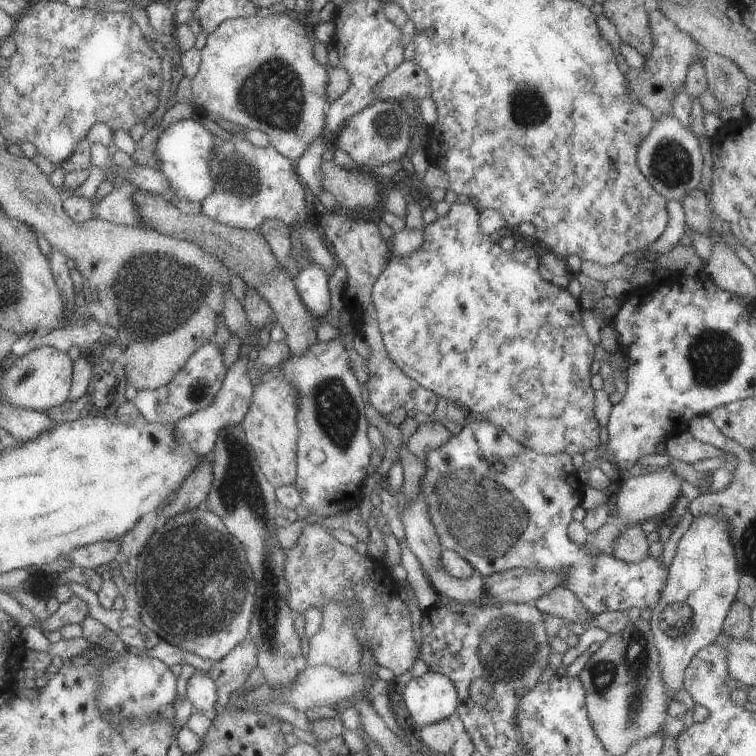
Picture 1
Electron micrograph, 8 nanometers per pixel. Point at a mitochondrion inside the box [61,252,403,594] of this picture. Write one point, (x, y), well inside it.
(334, 408)

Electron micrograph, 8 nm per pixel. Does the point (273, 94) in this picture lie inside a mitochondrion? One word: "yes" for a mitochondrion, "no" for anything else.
yes

